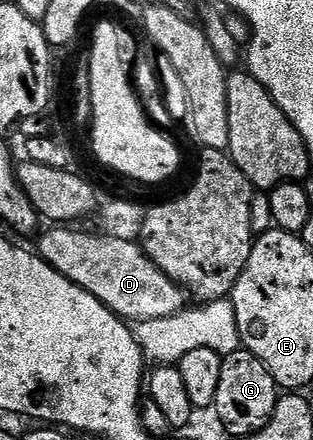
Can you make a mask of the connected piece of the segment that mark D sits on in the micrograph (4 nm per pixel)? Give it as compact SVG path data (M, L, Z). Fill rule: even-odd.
M51 227L48 233L43 231L38 234L37 252L61 275L65 275L65 279L89 291L89 295L105 303L105 307L128 322L161 319L185 308L189 297L183 286L169 279L165 271L149 259L138 240L126 241L98 235L82 233L79 227Z

